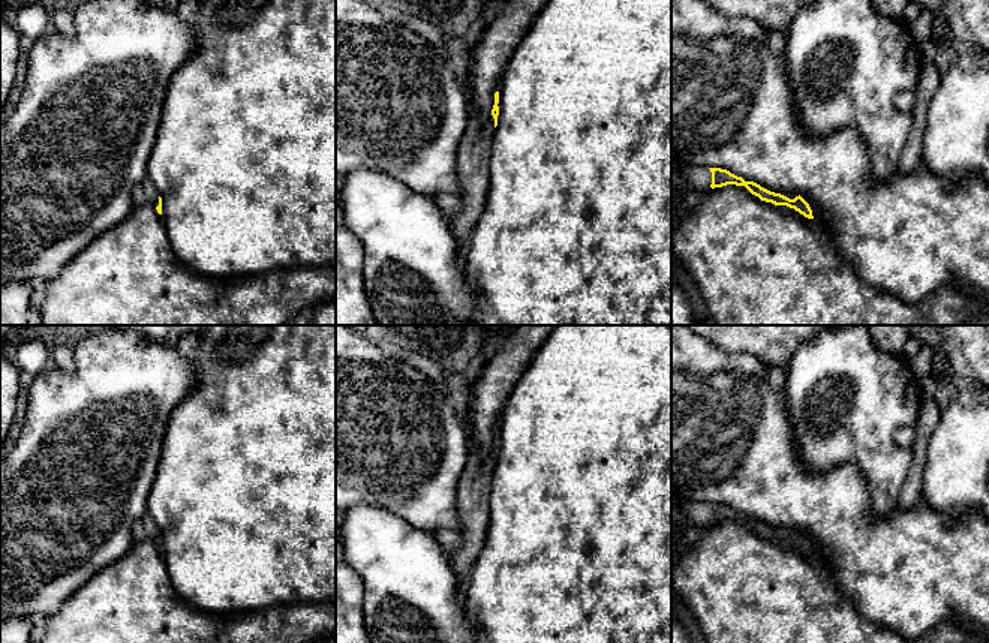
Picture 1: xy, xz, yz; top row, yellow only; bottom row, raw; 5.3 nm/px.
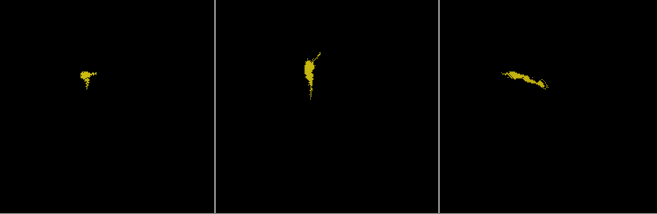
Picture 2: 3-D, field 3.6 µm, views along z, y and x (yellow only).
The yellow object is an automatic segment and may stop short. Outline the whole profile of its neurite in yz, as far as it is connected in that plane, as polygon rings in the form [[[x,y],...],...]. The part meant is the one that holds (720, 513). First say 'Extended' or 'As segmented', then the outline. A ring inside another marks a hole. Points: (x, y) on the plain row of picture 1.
Extended. [[[671,498],[671,565],[683,552],[689,550],[700,540],[710,525],[727,520],[745,522],[761,537],[775,541],[787,541],[808,555],[815,553],[809,535],[799,529],[775,529],[754,517],[745,517],[742,513],[721,504]]]

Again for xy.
Extended. [[[145,513],[132,526],[133,543],[151,540],[162,550],[162,534],[154,519]]]

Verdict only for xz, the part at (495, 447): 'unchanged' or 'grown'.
grown

